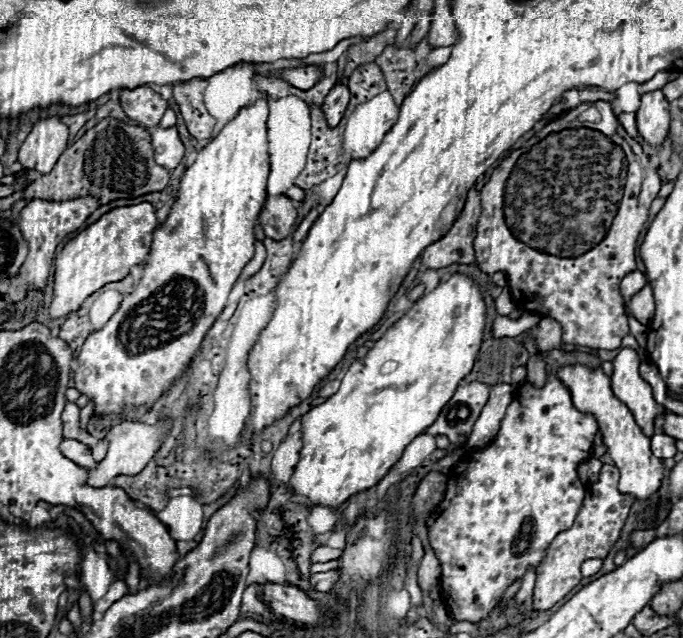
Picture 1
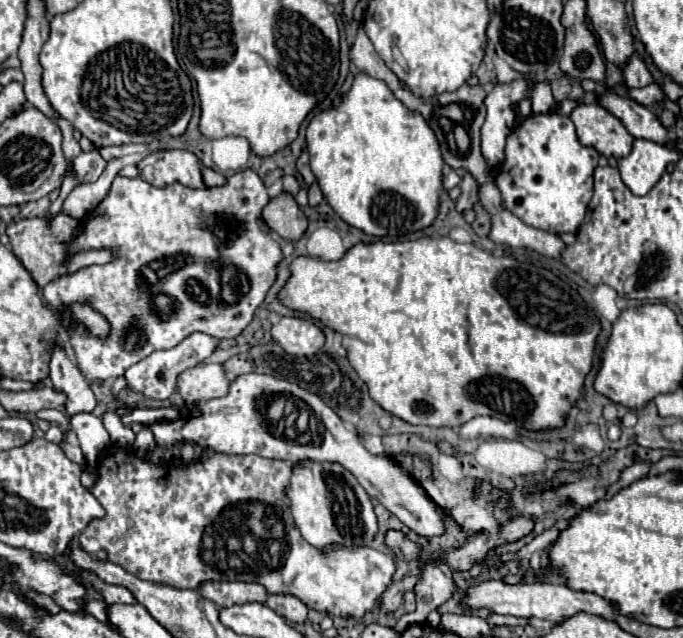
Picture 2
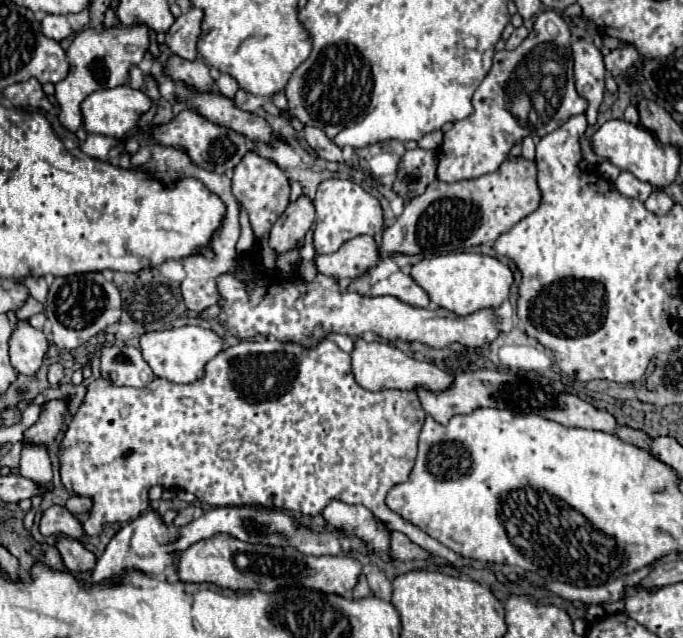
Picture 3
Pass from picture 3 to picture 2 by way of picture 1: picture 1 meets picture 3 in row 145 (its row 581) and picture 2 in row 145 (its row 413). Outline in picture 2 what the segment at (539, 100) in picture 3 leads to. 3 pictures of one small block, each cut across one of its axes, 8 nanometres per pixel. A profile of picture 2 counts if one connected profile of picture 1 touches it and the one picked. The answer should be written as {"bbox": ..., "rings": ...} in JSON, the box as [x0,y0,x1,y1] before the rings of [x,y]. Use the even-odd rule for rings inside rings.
{"bbox":[496,114,598,234],"rings":[[[532,114],[522,124],[518,124],[506,140],[506,160],[498,170],[496,184],[502,192],[504,206],[512,210],[528,226],[560,234],[576,232],[586,216],[588,202],[592,198],[592,174],[598,166],[598,152],[594,148],[582,146],[576,138],[574,124],[568,116],[560,114]]]}

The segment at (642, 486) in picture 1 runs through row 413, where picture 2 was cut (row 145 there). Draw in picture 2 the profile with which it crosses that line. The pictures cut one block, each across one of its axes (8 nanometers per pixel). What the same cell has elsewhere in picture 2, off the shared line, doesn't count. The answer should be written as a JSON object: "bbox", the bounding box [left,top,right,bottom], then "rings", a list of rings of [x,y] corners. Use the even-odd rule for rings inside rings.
{"bbox":[570,104,632,158],"rings":[[[578,104],[570,120],[576,126],[576,134],[582,146],[592,146],[598,154],[622,158],[632,150],[632,136],[624,124],[604,110],[600,104]]]}

